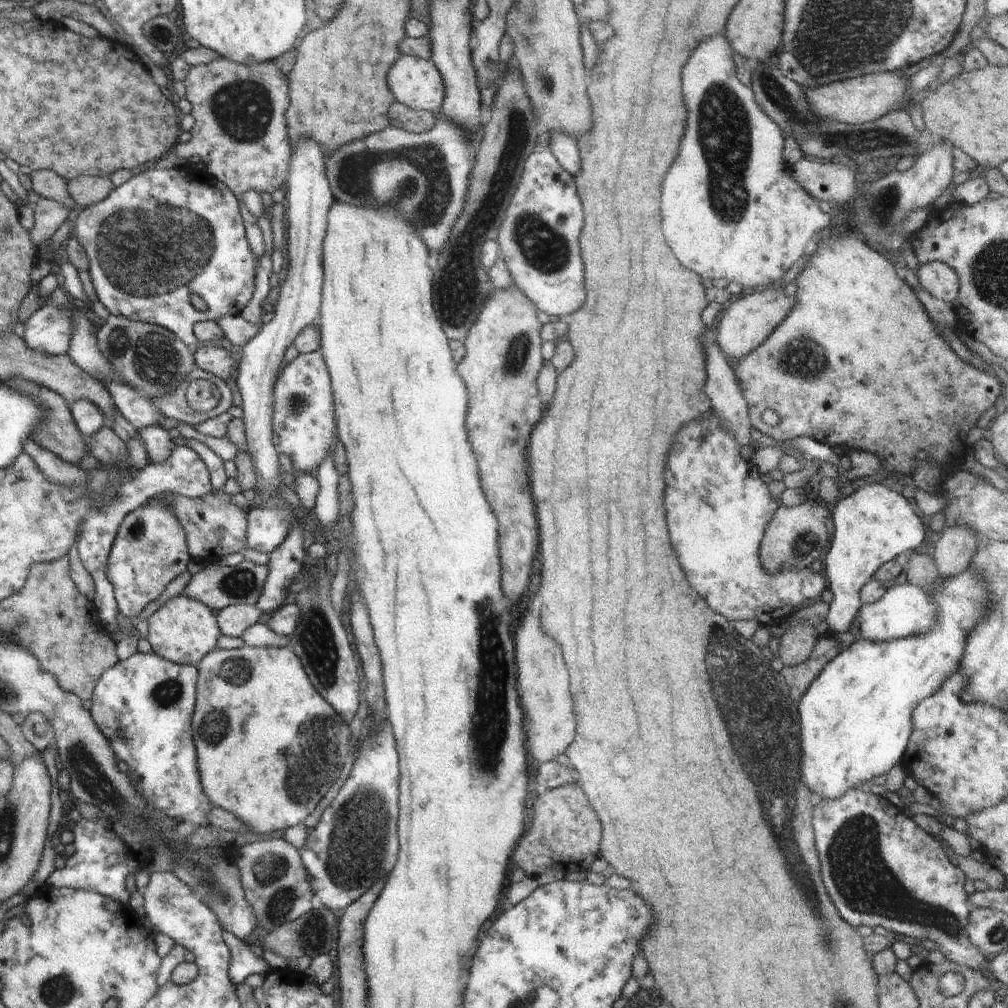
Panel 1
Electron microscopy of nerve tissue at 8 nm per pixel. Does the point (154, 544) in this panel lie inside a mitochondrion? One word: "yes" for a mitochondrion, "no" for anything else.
yes

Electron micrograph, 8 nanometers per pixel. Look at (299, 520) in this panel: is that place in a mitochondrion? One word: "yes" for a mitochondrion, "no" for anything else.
no

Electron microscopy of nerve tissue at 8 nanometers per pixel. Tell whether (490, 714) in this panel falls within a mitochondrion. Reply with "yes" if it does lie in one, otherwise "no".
yes

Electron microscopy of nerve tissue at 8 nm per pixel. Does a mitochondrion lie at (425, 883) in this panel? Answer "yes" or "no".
no

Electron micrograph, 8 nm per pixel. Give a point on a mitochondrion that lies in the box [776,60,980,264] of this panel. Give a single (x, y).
(885, 202)

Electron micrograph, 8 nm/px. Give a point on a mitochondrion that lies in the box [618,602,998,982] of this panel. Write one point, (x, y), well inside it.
(860, 876)

